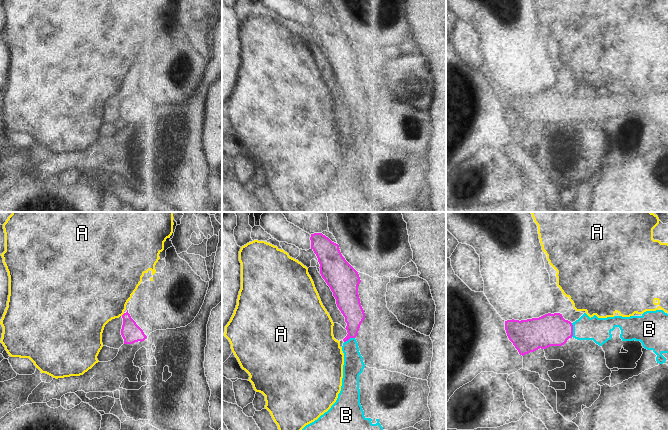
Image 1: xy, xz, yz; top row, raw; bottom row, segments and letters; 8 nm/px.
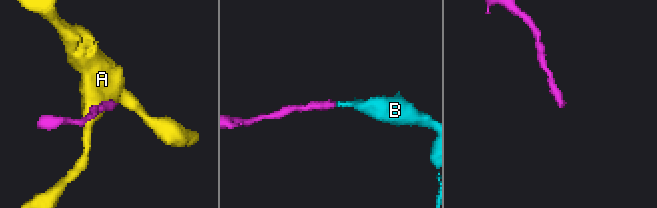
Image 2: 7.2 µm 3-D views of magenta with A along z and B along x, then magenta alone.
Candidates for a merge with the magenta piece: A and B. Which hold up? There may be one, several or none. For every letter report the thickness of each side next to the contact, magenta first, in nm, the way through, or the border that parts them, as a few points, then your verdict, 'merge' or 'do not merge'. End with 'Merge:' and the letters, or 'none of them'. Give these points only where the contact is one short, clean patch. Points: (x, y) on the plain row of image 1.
A: calibres 160 and 460 nm; border xy (124, 89), (121, 91); do not merge
B: calibres 260 and 190 nm; way yz (548, 106), (572, 106), (597, 105); merge
Merge: B

